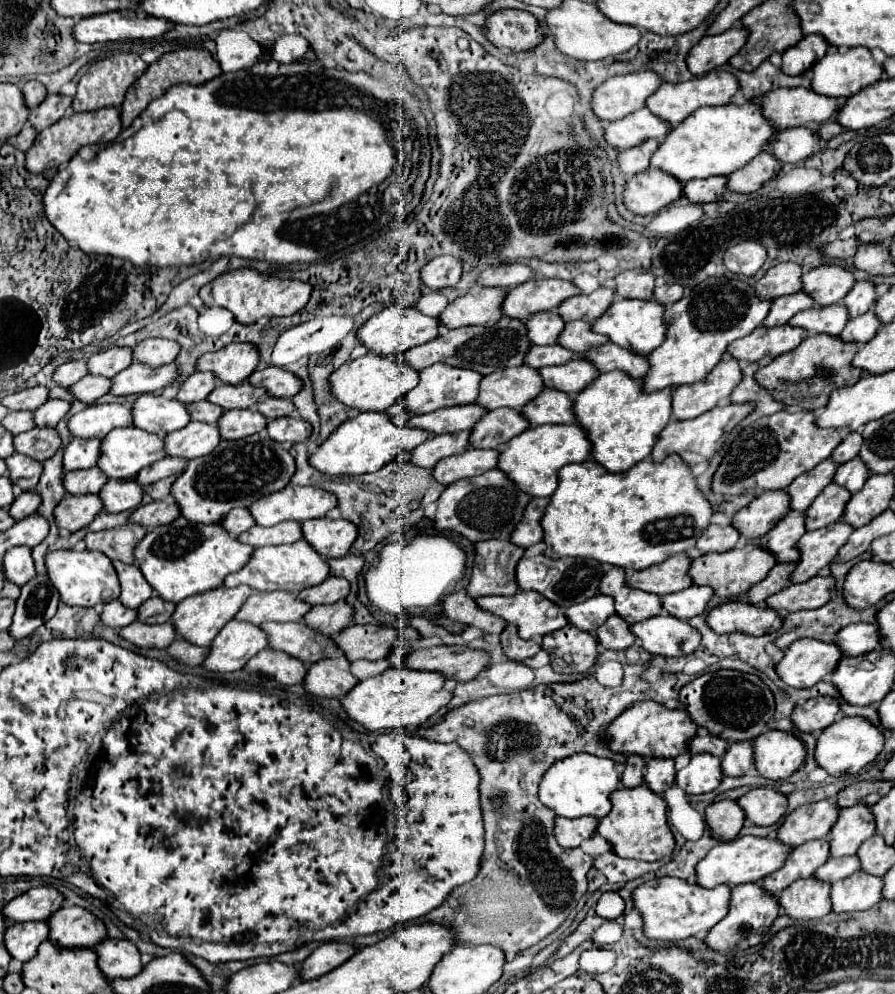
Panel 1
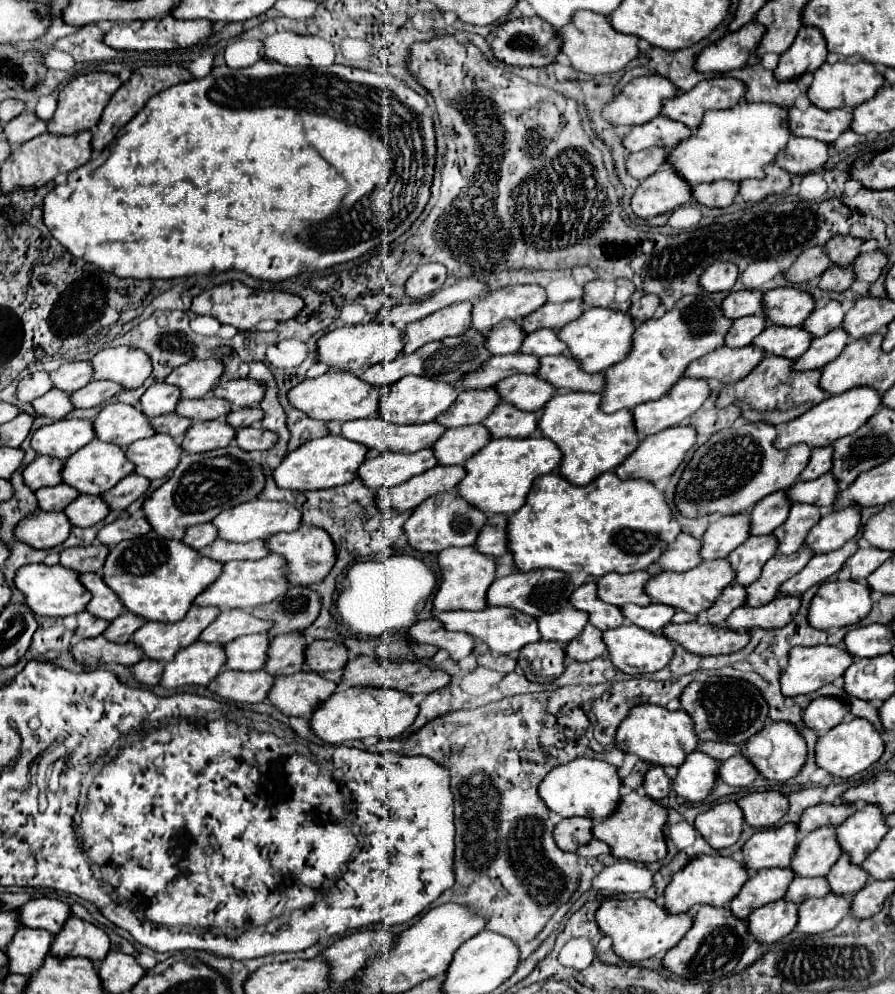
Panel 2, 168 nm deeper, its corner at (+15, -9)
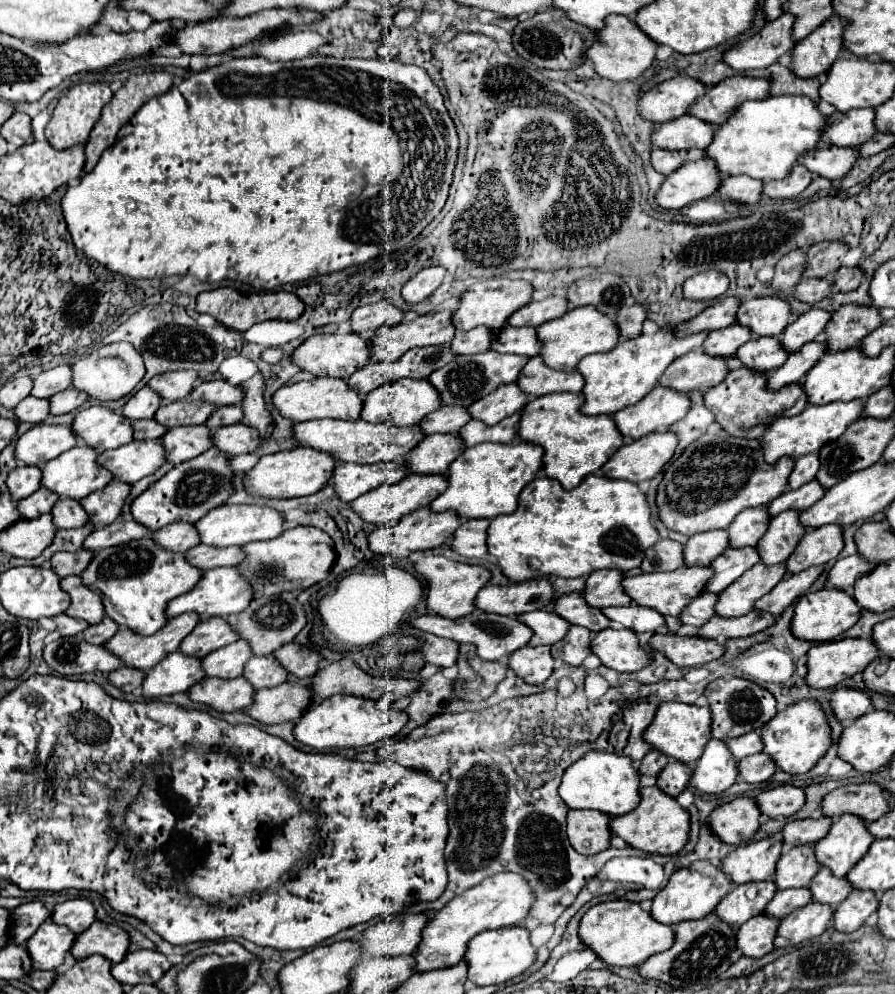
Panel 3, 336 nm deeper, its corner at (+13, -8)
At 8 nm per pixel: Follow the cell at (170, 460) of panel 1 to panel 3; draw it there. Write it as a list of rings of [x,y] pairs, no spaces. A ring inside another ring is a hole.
[[[112,480],[106,488],[86,496],[86,500],[82,498],[80,504],[86,508],[90,516],[90,524],[94,524],[96,528],[112,524],[120,516],[122,506],[130,496],[130,490],[132,490],[130,484]]]

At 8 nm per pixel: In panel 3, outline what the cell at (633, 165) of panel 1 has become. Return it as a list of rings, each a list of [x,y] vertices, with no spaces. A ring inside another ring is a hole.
[[[654,148],[650,152],[650,158],[652,158],[652,166],[654,170],[658,170],[660,174],[670,174],[674,172],[676,168],[680,168],[684,164],[684,158],[686,158],[686,152],[684,150],[662,150],[662,148]]]

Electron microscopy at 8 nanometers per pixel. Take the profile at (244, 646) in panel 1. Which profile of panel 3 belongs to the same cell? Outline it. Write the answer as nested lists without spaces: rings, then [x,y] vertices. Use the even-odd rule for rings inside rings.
[[[172,652],[146,674],[142,694],[146,698],[162,698],[176,692],[186,692],[202,678],[204,674],[200,658],[186,656],[182,652]]]

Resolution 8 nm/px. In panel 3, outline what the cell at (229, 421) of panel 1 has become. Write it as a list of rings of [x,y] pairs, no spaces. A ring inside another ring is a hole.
[[[206,424],[178,426],[168,430],[162,436],[162,446],[168,452],[168,462],[186,462],[194,456],[200,456],[202,452],[212,448],[210,434],[212,430]]]

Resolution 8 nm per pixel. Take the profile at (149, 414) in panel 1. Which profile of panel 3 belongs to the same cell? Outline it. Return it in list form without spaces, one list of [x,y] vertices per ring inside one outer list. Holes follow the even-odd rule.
[[[92,406],[88,410],[82,410],[74,422],[72,428],[78,438],[82,438],[90,448],[104,452],[110,448],[118,448],[132,440],[132,422],[116,414],[110,408],[104,406]]]

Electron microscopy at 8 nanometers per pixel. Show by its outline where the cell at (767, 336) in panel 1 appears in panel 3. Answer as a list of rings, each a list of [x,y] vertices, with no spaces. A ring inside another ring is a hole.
[[[692,350],[690,354],[674,360],[658,384],[674,388],[678,392],[690,392],[700,386],[716,386],[730,372],[728,362],[732,358],[736,356],[714,358],[702,350]]]

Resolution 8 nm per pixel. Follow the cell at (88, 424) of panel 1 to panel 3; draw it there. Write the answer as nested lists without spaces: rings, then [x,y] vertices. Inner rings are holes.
[[[36,424],[18,438],[16,458],[20,464],[44,466],[44,462],[58,458],[62,452],[74,448],[78,436],[72,426],[64,424]]]

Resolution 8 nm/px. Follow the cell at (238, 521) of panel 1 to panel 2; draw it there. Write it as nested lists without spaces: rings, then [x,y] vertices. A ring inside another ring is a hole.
[[[204,523],[204,525],[194,525],[194,527],[186,527],[182,543],[186,543],[192,549],[202,549],[208,543],[212,543],[216,539],[216,527],[212,527],[212,523]]]

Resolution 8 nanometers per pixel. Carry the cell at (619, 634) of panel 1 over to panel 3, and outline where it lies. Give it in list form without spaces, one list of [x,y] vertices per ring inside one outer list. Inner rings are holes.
[[[570,626],[566,638],[552,646],[552,656],[570,666],[580,666],[582,660],[592,654],[590,642],[592,642],[590,630],[582,626]]]

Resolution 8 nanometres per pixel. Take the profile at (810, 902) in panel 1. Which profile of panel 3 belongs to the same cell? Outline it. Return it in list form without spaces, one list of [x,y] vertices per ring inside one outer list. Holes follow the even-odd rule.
[[[766,914],[754,916],[738,928],[738,948],[744,956],[762,958],[764,954],[774,950],[774,938],[778,934],[780,918],[772,918]]]

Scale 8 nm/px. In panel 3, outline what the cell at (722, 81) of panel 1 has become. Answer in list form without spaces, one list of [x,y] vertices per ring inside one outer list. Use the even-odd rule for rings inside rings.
[[[736,74],[708,88],[706,94],[698,98],[694,106],[690,106],[688,114],[698,116],[700,120],[710,122],[714,124],[714,128],[718,128],[746,100],[768,98],[768,88],[770,88],[770,82],[764,78],[750,78],[750,76]]]

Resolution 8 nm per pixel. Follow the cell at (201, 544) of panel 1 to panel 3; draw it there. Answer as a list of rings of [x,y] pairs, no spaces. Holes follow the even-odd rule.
[[[146,536],[142,540],[96,552],[90,566],[82,572],[82,580],[88,588],[104,596],[102,600],[108,618],[138,634],[154,634],[168,622],[168,602],[190,592],[196,582],[200,582],[202,574],[202,570],[194,570],[194,566],[186,562],[184,554],[162,550],[162,546],[156,546],[156,542]]]

